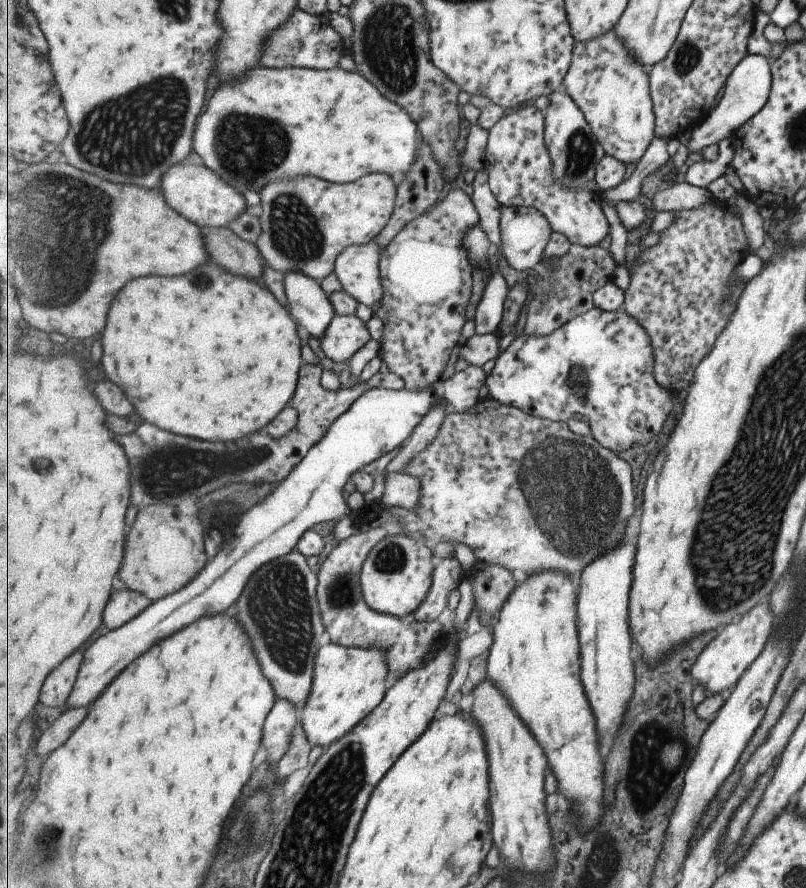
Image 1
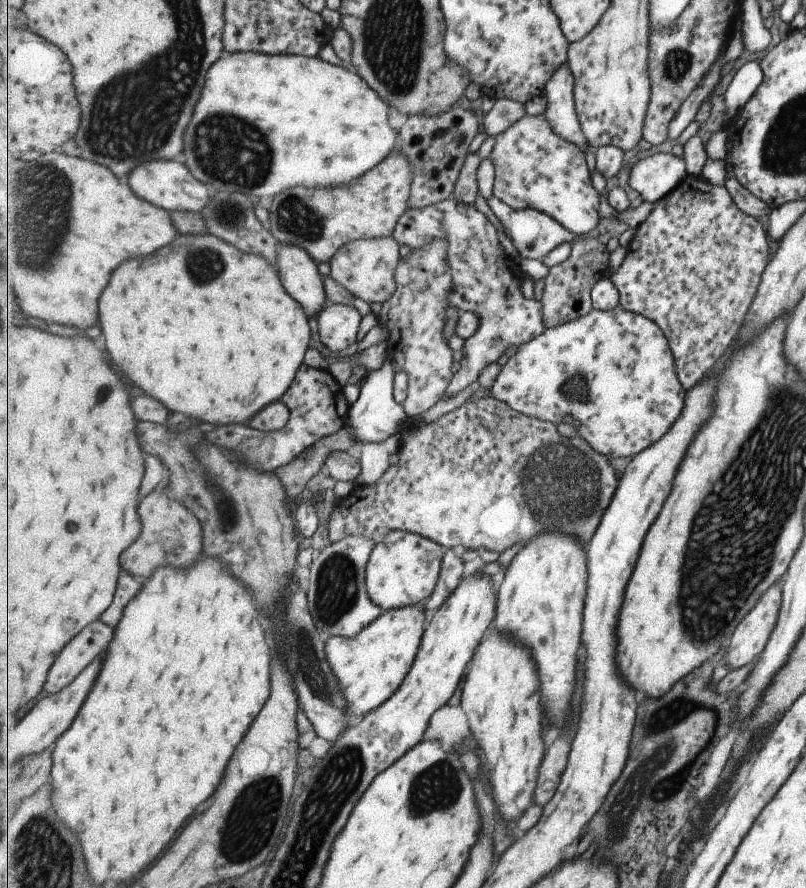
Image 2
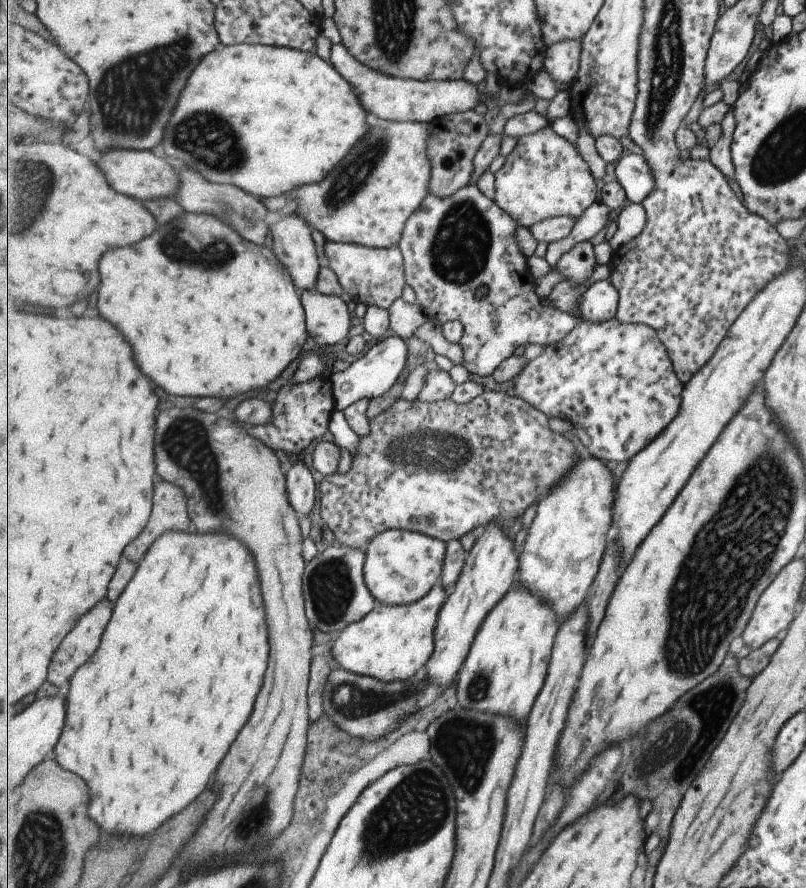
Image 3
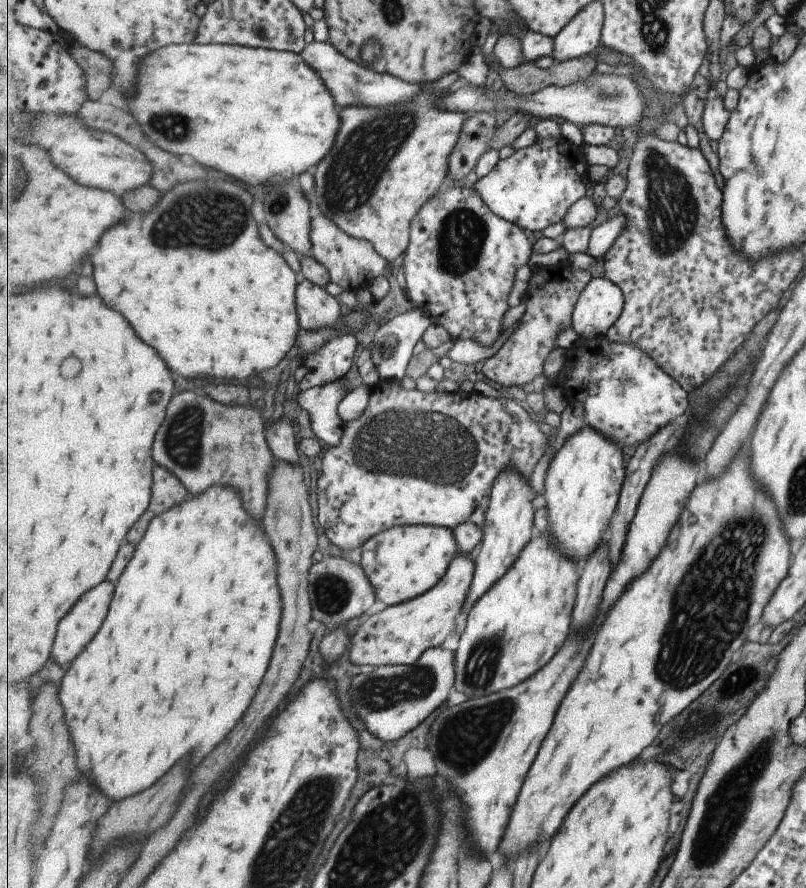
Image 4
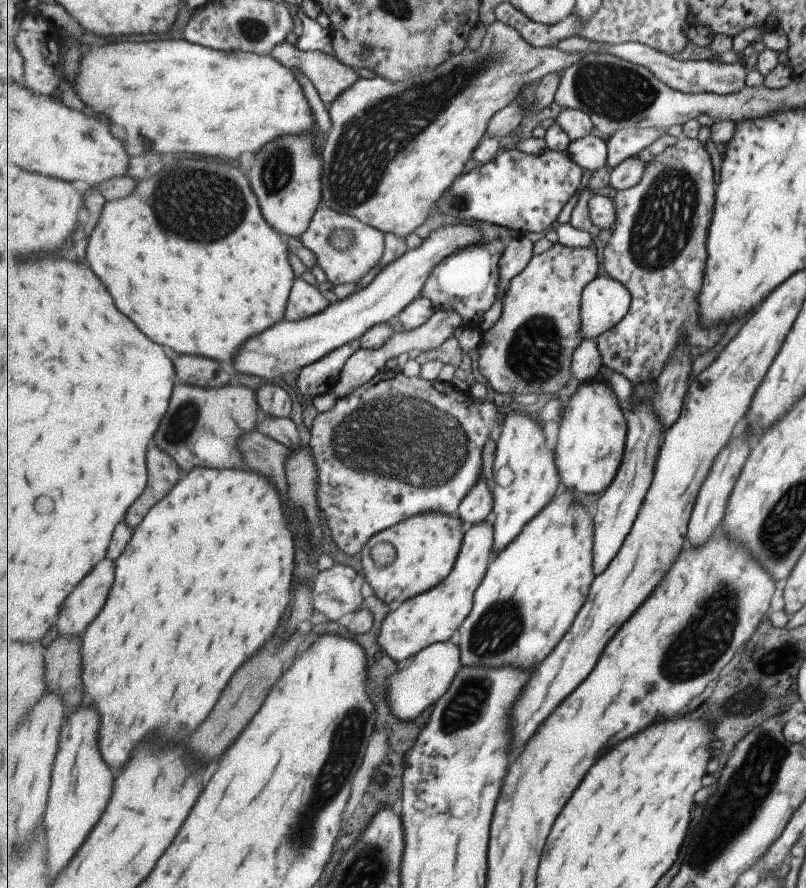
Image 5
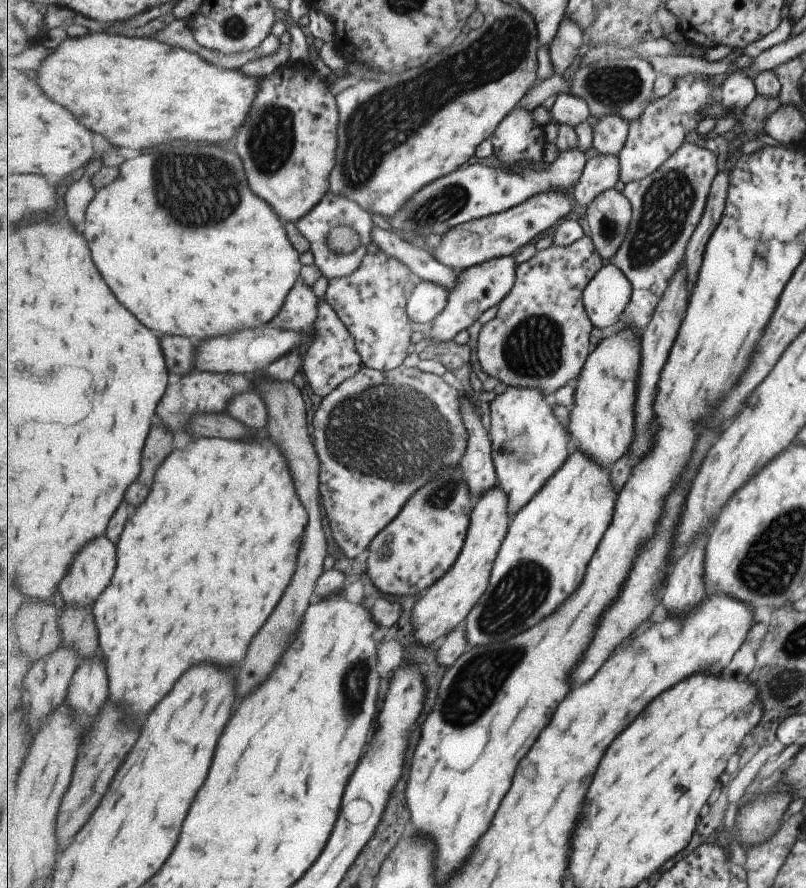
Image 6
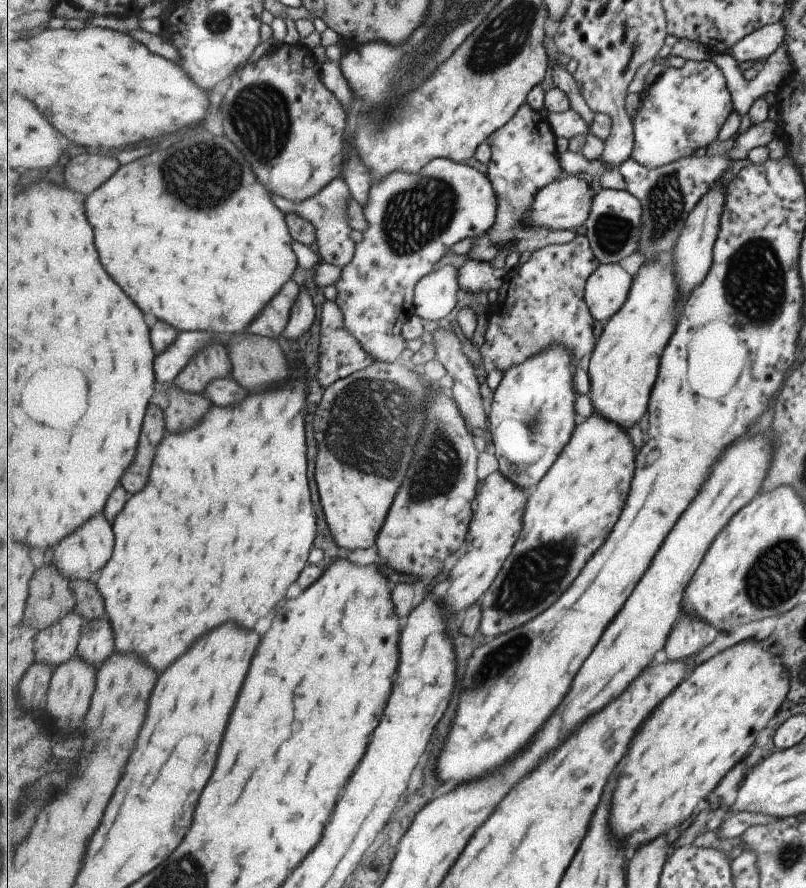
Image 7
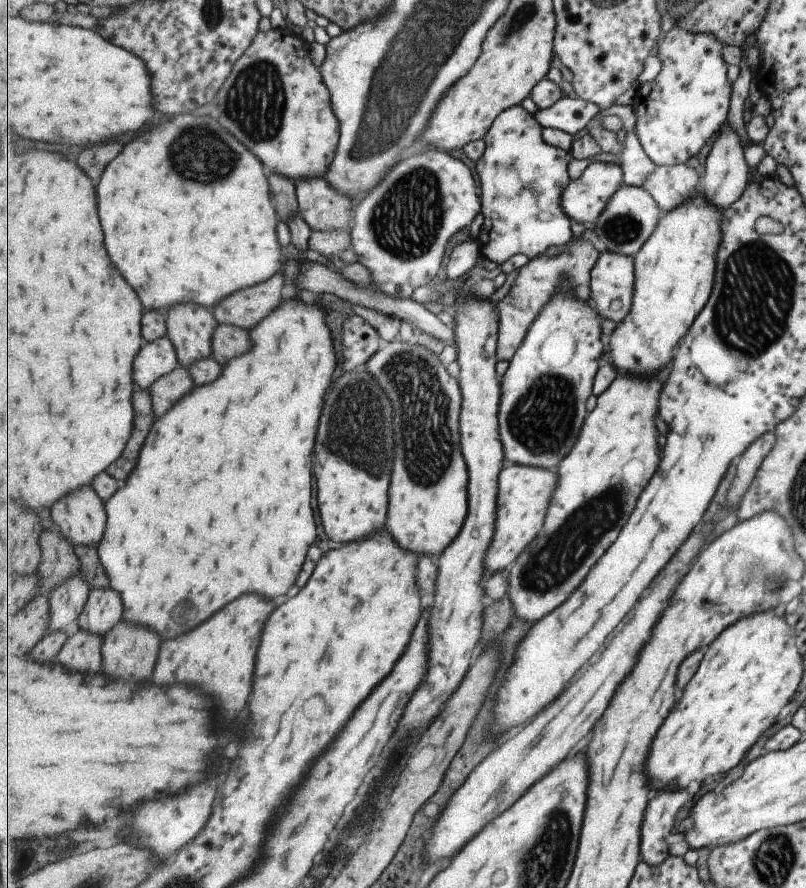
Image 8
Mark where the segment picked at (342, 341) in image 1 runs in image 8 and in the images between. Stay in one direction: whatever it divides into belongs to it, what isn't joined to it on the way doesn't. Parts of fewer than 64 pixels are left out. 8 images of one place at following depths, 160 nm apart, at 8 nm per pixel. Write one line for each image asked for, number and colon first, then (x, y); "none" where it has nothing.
2: (338, 325)
3: (329, 321)
4: (317, 308)
5: (306, 301)
6: (300, 311)
7: (273, 321)
8: (245, 309)

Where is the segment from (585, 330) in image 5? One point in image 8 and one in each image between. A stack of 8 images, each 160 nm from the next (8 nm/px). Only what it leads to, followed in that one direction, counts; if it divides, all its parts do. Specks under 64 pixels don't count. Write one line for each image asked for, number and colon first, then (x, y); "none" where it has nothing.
6: (606, 297)
7: (608, 288)
8: (612, 281)

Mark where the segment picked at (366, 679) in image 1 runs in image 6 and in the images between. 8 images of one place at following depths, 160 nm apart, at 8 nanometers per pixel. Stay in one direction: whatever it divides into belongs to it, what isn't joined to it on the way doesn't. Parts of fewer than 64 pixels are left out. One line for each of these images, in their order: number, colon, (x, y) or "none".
2: (372, 666)
3: (392, 642)
4: (399, 634)
5: (434, 616)
6: (446, 604)

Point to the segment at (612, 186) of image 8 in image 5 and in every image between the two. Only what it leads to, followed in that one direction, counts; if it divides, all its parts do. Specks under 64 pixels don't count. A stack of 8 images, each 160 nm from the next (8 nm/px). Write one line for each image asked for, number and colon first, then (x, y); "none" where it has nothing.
5: (289, 345)
6: (474, 243)
7: (566, 203)

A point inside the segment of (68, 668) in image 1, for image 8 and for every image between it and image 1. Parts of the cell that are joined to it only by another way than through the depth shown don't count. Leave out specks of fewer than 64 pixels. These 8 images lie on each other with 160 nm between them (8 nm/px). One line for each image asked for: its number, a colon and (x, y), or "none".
2: (88, 646)
3: (80, 645)
4: (81, 625)
5: (85, 604)
6: (95, 567)
7: (81, 556)
8: (81, 516)

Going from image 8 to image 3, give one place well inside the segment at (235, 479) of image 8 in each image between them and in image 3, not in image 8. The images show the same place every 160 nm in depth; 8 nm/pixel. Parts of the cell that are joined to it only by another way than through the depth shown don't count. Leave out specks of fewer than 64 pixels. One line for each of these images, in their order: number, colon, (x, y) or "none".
3: (152, 715)
4: (190, 634)
5: (201, 587)
6: (203, 563)
7: (224, 530)

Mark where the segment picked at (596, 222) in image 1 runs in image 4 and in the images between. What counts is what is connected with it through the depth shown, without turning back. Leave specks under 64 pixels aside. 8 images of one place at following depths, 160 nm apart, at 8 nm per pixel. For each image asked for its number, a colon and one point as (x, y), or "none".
2: (536, 168)
3: (546, 176)
4: (535, 187)

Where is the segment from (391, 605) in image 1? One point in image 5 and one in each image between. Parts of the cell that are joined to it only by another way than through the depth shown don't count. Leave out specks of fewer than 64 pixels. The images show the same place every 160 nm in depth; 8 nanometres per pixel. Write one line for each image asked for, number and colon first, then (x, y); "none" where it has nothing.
2: (404, 569)
3: (402, 566)
4: (402, 563)
5: (403, 561)

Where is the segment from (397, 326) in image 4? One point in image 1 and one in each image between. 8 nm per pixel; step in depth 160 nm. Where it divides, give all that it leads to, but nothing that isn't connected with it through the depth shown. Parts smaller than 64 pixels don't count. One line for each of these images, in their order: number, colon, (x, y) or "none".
1: (380, 420)
2: (377, 416)
3: (375, 373)

